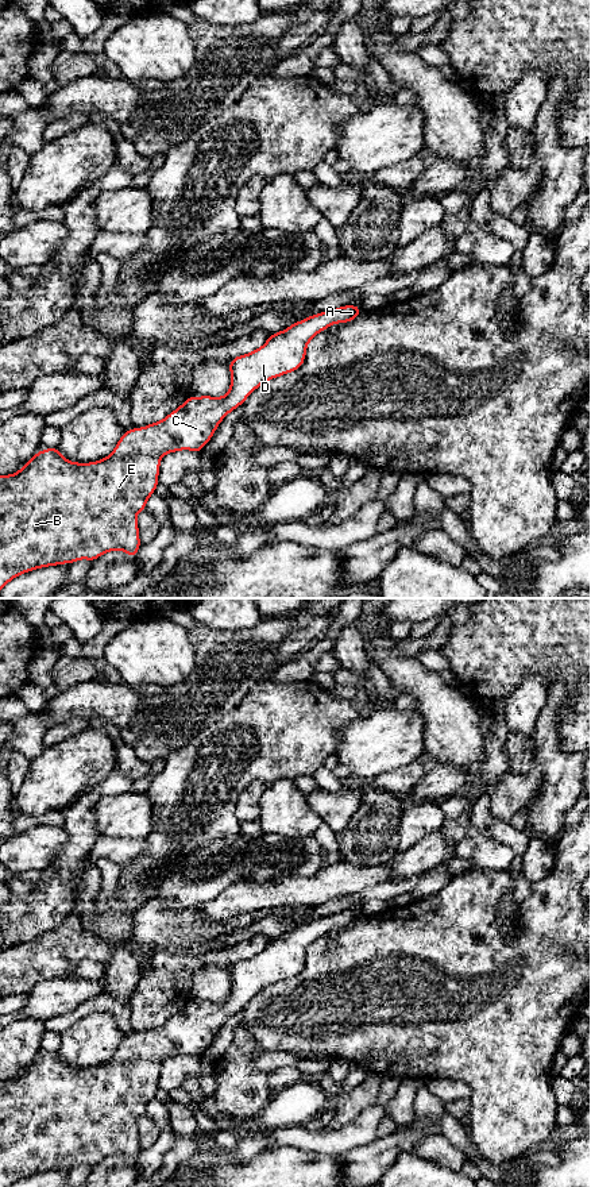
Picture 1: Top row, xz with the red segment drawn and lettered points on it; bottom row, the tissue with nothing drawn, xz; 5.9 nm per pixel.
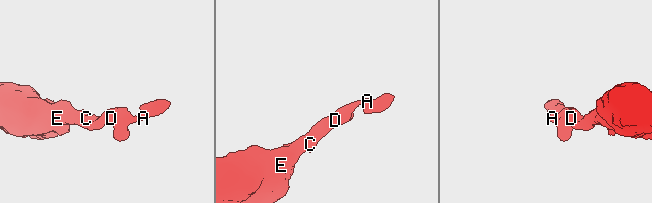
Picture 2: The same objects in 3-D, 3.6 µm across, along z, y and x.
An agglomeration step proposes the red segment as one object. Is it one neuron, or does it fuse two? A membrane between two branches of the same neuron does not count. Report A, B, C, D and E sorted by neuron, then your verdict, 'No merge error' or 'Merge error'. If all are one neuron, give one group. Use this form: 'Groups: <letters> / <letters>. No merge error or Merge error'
Groups: A B C D E. No merge error

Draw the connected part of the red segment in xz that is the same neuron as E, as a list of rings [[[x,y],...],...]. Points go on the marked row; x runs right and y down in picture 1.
[[[343,305],[271,334],[260,348],[229,361],[231,388],[225,396],[190,396],[163,420],[125,431],[104,459],[76,463],[53,447],[36,451],[19,471],[0,475],[0,590],[20,574],[40,567],[72,564],[80,559],[93,562],[115,550],[135,558],[142,546],[135,519],[155,493],[162,456],[181,450],[201,452],[229,412],[266,381],[300,369],[308,343],[318,332],[355,320],[360,309],[359,305]]]

